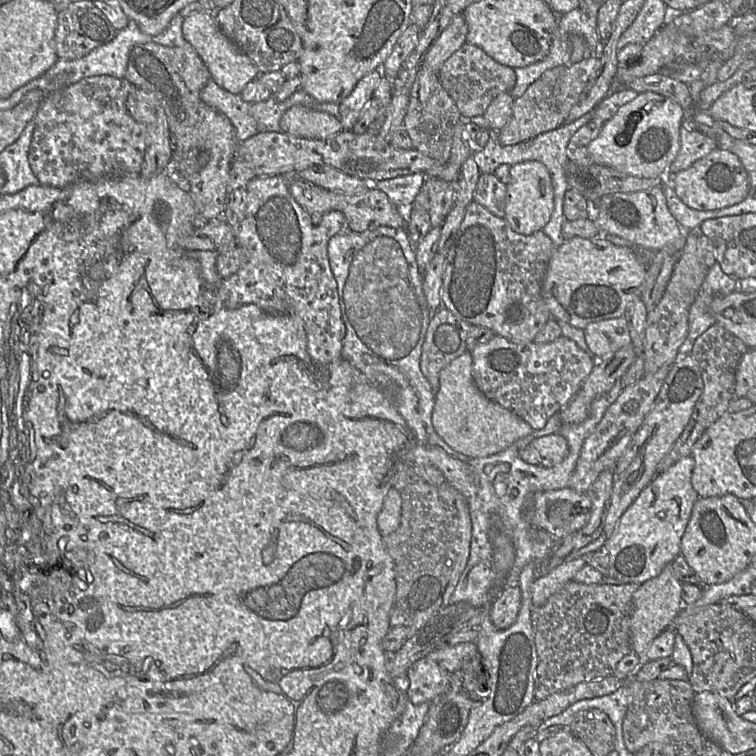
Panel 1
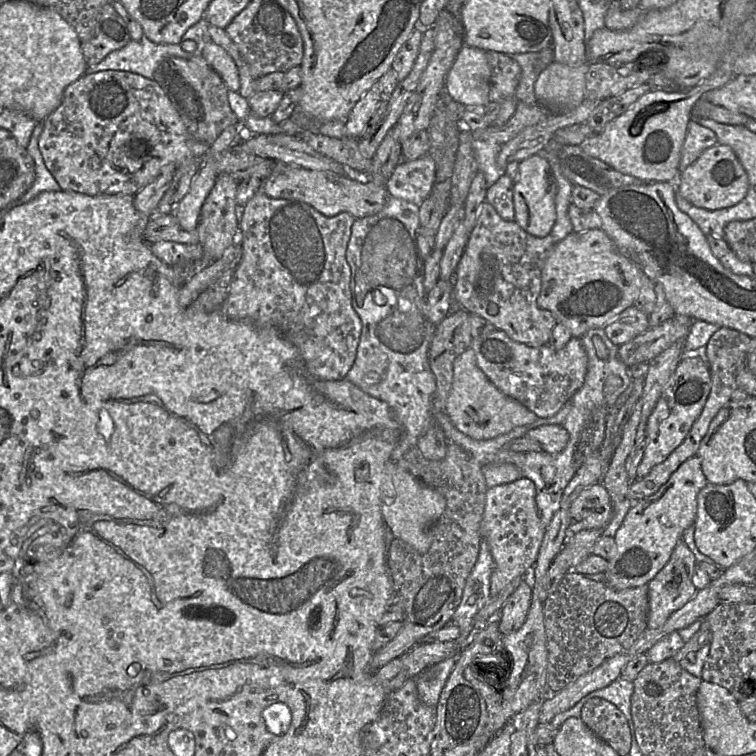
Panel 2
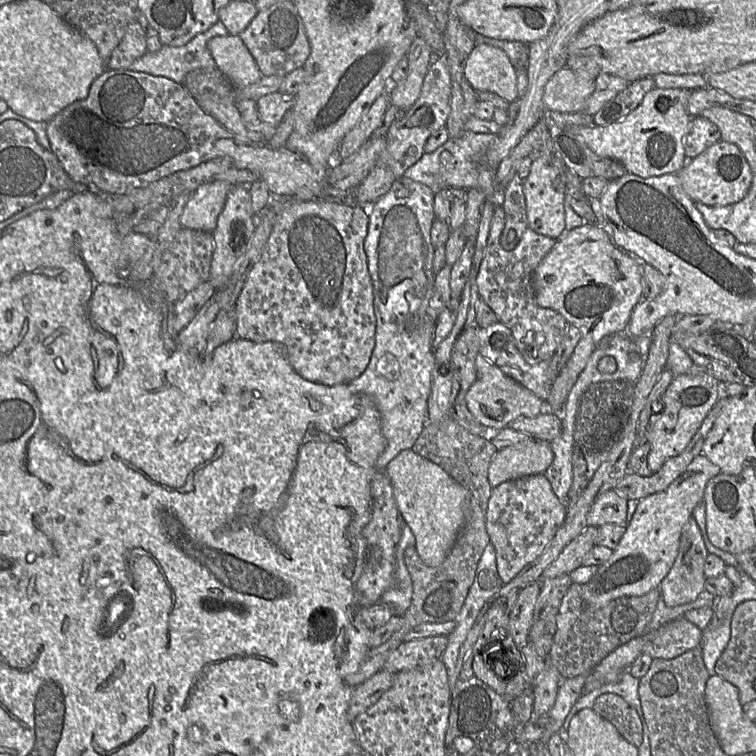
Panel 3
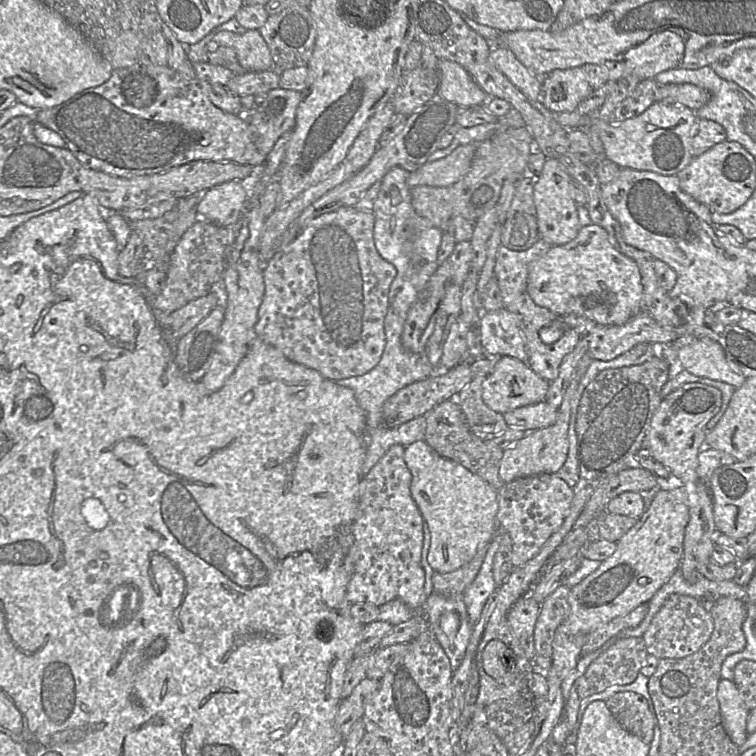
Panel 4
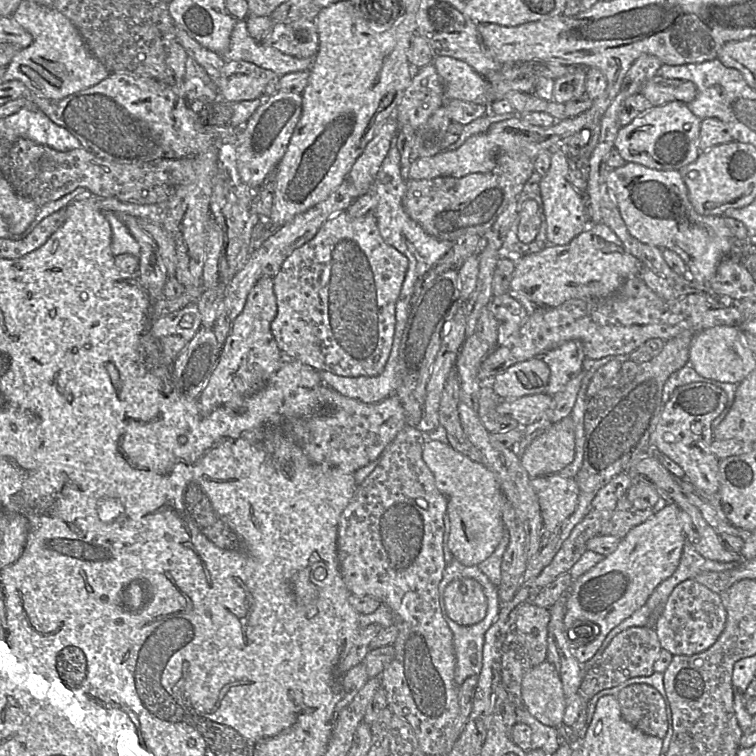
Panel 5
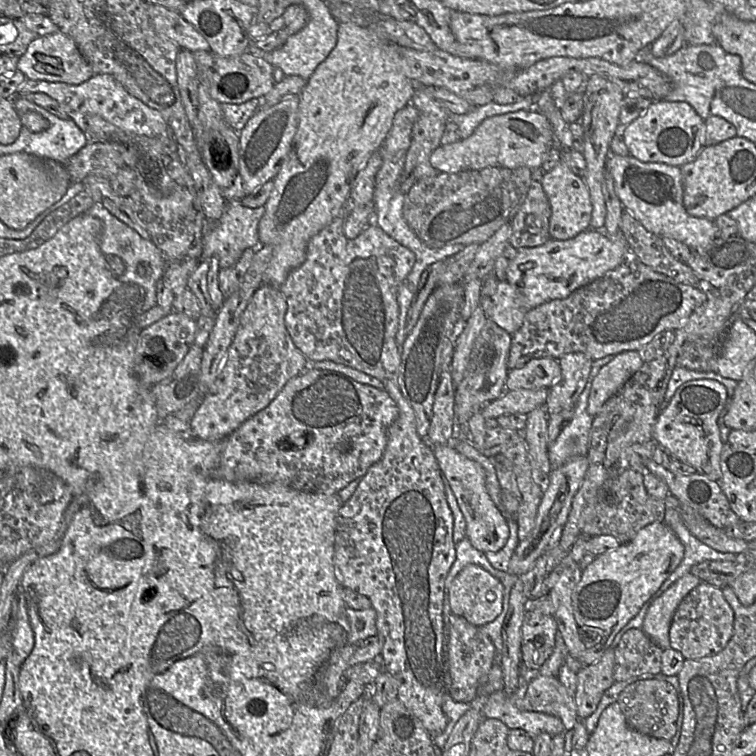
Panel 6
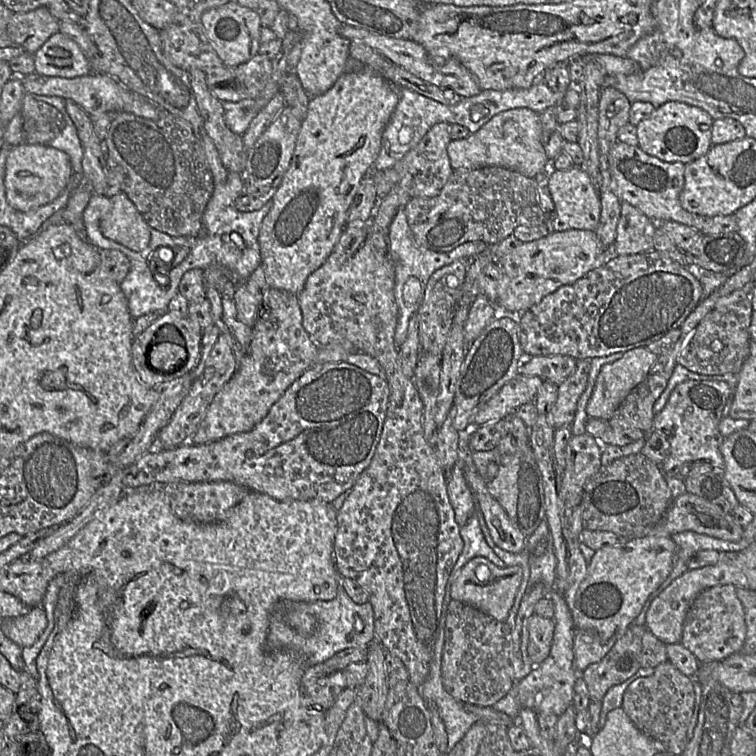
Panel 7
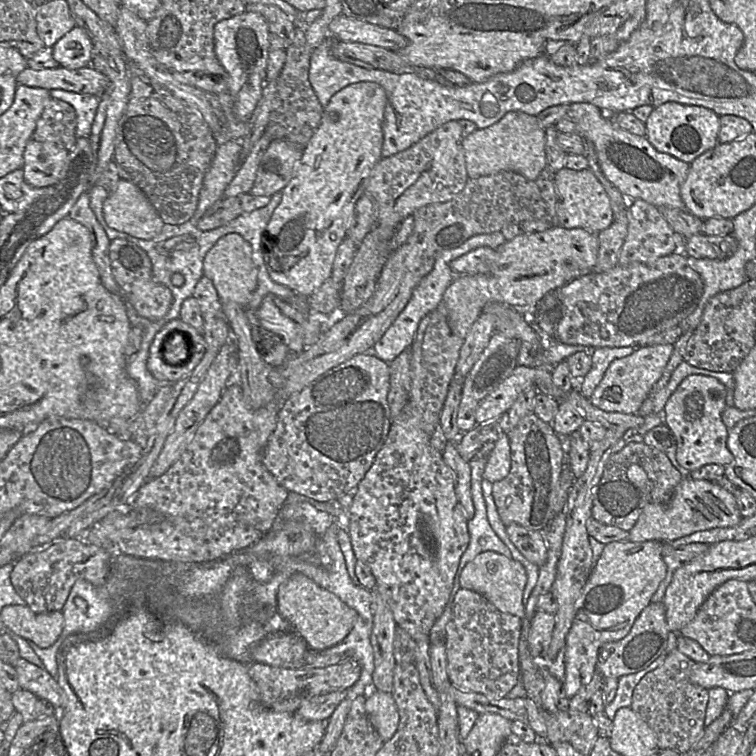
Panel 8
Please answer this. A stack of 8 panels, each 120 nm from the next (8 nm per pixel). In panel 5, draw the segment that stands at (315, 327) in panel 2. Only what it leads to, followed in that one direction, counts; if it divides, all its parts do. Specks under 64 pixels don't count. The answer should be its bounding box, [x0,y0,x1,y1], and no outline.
[271,211,408,376]

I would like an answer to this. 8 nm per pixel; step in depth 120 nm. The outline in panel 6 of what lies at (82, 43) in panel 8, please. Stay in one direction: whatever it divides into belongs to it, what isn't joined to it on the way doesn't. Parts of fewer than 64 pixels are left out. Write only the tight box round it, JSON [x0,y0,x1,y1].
[17,30,94,84]

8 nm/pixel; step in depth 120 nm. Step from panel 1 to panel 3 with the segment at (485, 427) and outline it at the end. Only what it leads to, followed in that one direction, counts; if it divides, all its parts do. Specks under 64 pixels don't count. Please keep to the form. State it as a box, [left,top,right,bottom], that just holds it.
[465,354,543,430]

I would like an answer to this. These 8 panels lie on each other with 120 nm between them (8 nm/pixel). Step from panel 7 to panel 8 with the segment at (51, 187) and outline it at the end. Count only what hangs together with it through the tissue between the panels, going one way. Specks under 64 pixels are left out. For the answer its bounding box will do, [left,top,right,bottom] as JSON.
[24,140,68,188]

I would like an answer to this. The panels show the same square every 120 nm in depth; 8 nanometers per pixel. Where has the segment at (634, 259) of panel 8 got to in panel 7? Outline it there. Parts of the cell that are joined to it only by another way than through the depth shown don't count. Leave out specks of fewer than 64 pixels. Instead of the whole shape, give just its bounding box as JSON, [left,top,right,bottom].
[611,202,659,256]

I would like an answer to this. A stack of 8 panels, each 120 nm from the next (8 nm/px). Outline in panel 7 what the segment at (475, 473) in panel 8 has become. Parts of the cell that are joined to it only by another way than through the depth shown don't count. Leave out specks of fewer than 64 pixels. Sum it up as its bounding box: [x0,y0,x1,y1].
[447,512,506,589]

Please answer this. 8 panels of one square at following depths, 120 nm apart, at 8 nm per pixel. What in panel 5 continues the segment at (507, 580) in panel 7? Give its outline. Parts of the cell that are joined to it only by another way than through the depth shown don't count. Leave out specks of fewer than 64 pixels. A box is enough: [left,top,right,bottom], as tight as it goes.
[442,578,488,626]

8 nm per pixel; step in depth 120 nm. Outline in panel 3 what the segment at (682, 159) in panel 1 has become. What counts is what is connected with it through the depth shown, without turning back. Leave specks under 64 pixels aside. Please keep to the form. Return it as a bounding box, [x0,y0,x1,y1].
[684,116,721,160]

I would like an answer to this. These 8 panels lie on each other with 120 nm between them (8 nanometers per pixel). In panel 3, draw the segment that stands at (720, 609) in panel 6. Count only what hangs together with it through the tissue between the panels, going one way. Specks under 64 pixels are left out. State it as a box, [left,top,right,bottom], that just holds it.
[642,617,703,660]

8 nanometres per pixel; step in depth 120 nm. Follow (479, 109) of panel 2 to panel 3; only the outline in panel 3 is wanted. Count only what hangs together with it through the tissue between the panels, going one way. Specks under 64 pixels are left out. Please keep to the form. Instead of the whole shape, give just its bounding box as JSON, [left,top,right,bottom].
[464,44,519,103]

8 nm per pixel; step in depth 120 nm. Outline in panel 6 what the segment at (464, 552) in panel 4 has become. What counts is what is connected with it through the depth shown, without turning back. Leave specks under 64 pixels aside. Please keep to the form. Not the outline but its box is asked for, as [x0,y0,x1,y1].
[433,445,510,554]

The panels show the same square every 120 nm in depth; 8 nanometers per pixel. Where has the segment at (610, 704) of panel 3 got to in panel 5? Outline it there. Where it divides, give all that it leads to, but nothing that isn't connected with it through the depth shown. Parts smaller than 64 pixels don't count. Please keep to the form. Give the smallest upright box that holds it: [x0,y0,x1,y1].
[616,684,668,739]

